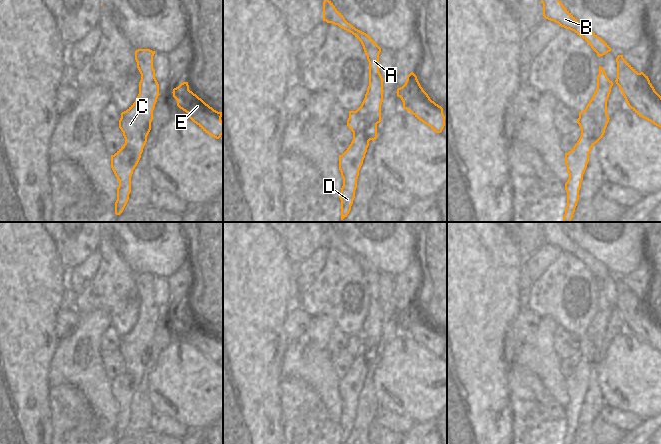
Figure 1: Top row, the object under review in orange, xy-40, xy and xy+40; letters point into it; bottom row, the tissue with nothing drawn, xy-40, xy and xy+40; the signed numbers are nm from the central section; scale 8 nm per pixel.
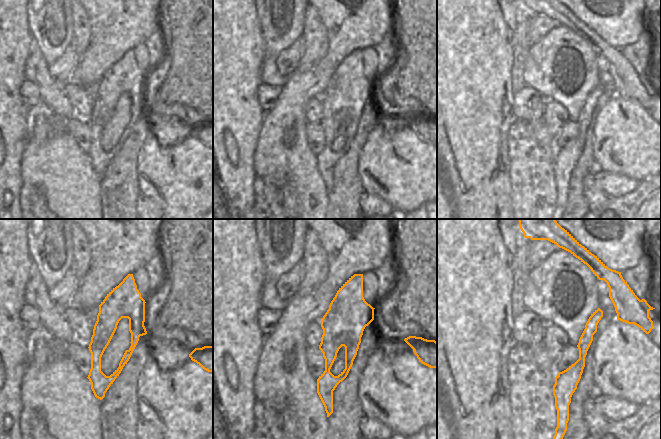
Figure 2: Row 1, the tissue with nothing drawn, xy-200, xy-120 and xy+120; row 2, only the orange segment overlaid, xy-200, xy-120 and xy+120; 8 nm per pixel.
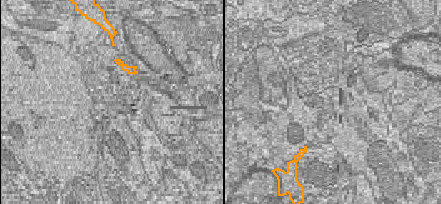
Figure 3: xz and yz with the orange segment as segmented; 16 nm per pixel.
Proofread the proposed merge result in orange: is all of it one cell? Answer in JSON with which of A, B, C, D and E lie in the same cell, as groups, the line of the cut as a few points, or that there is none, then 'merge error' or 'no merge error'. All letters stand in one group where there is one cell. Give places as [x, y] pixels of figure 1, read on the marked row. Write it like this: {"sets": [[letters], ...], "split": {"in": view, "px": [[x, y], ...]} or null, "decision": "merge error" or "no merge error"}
{"sets": [["A", "C", "D"], ["B", "E"]], "split": {"in": "xy", "px": [[364, 48], [380, 49]]}, "decision": "merge error"}

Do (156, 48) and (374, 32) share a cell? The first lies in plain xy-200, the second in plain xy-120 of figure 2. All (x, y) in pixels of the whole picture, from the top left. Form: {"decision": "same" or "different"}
{"decision": "different"}

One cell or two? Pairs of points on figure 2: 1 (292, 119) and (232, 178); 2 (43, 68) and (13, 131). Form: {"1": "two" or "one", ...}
{"1": "two", "2": "two"}

